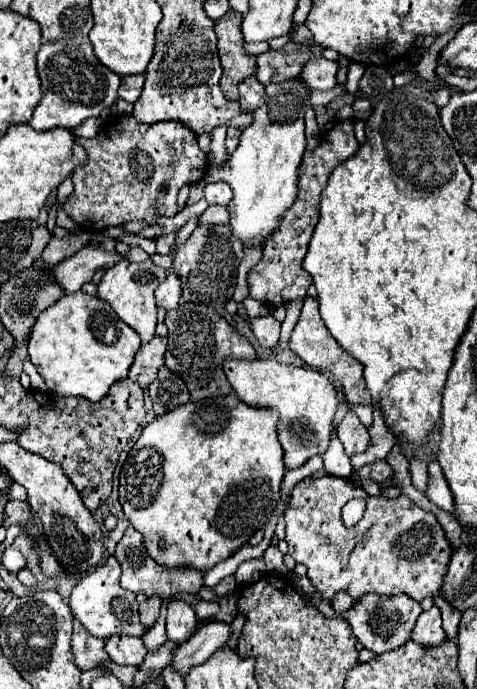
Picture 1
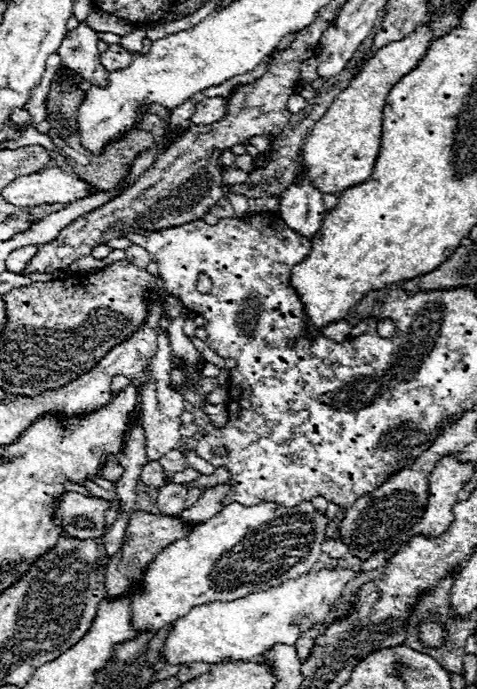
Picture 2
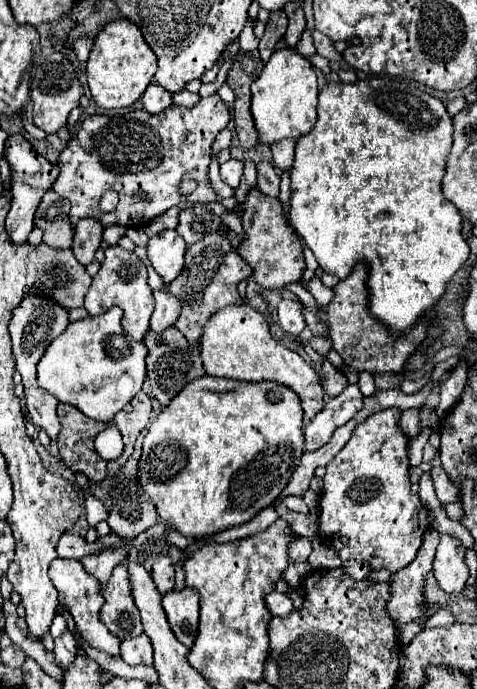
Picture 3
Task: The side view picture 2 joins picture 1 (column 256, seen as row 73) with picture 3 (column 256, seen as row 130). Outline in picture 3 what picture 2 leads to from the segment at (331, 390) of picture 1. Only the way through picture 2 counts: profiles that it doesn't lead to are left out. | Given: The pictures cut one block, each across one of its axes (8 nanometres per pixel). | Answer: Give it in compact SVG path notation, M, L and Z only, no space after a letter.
M248 304L226 306L218 310L214 318L210 318L210 322L204 324L204 332L200 338L200 358L208 376L234 378L244 382L274 380L292 388L300 396L304 422L314 418L324 408L324 388L320 384L320 376L296 352L274 340L274 336L270 336L266 318Z

